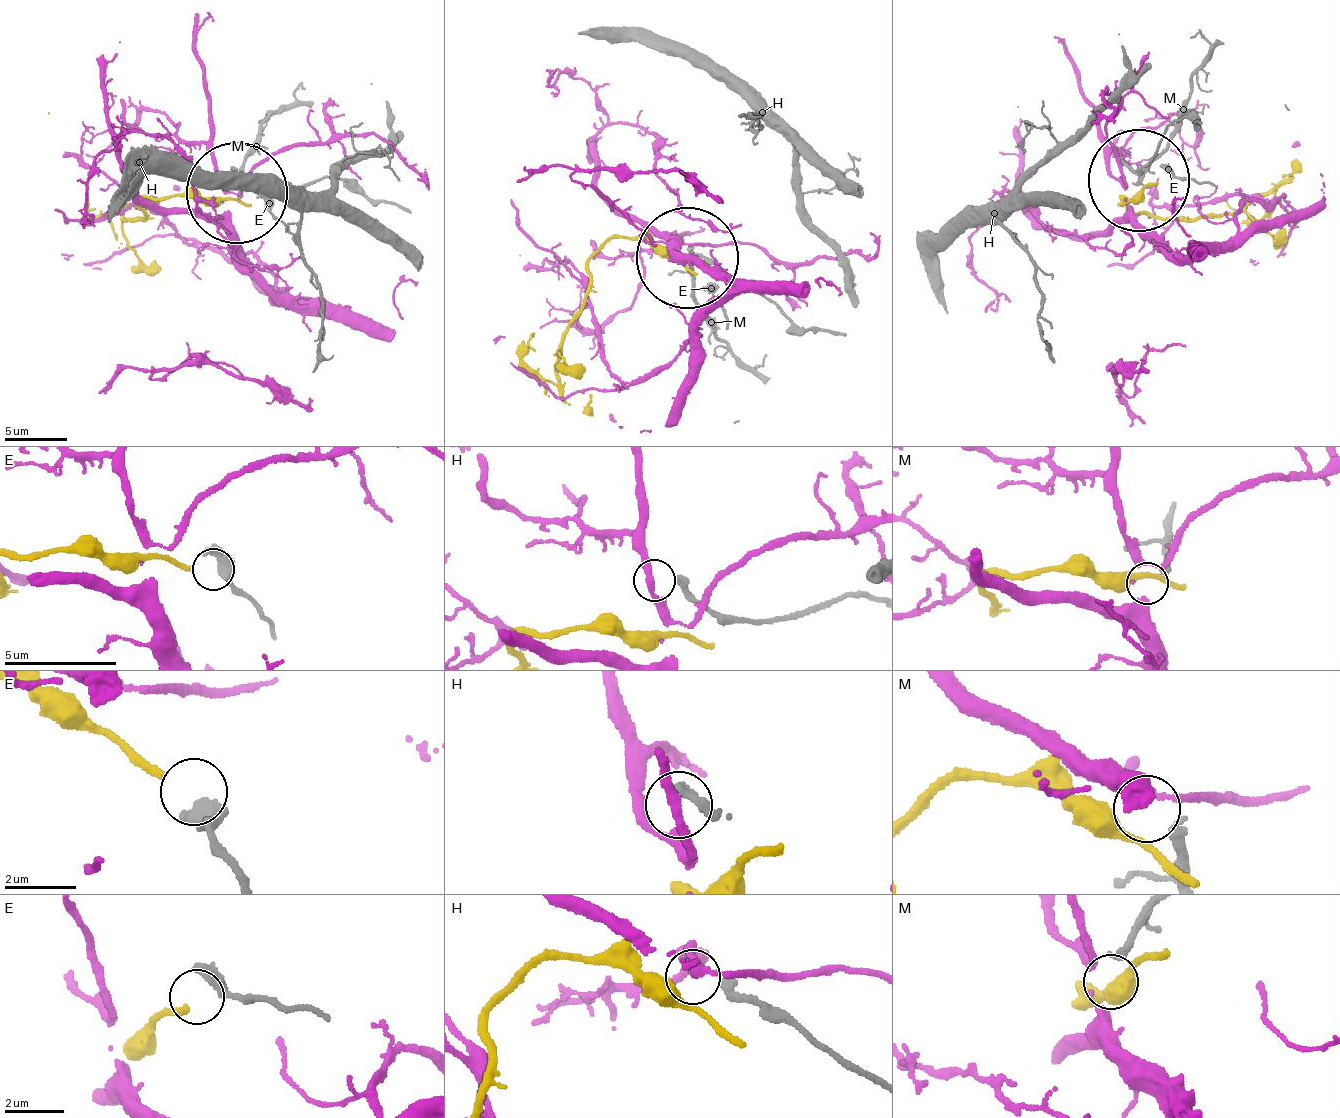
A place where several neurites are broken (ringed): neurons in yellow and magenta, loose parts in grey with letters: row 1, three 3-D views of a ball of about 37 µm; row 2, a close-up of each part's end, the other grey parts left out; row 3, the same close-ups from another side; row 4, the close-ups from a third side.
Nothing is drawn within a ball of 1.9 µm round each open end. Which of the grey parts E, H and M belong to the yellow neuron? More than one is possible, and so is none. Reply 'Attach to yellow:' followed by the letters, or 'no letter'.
Attach to yellow: E

